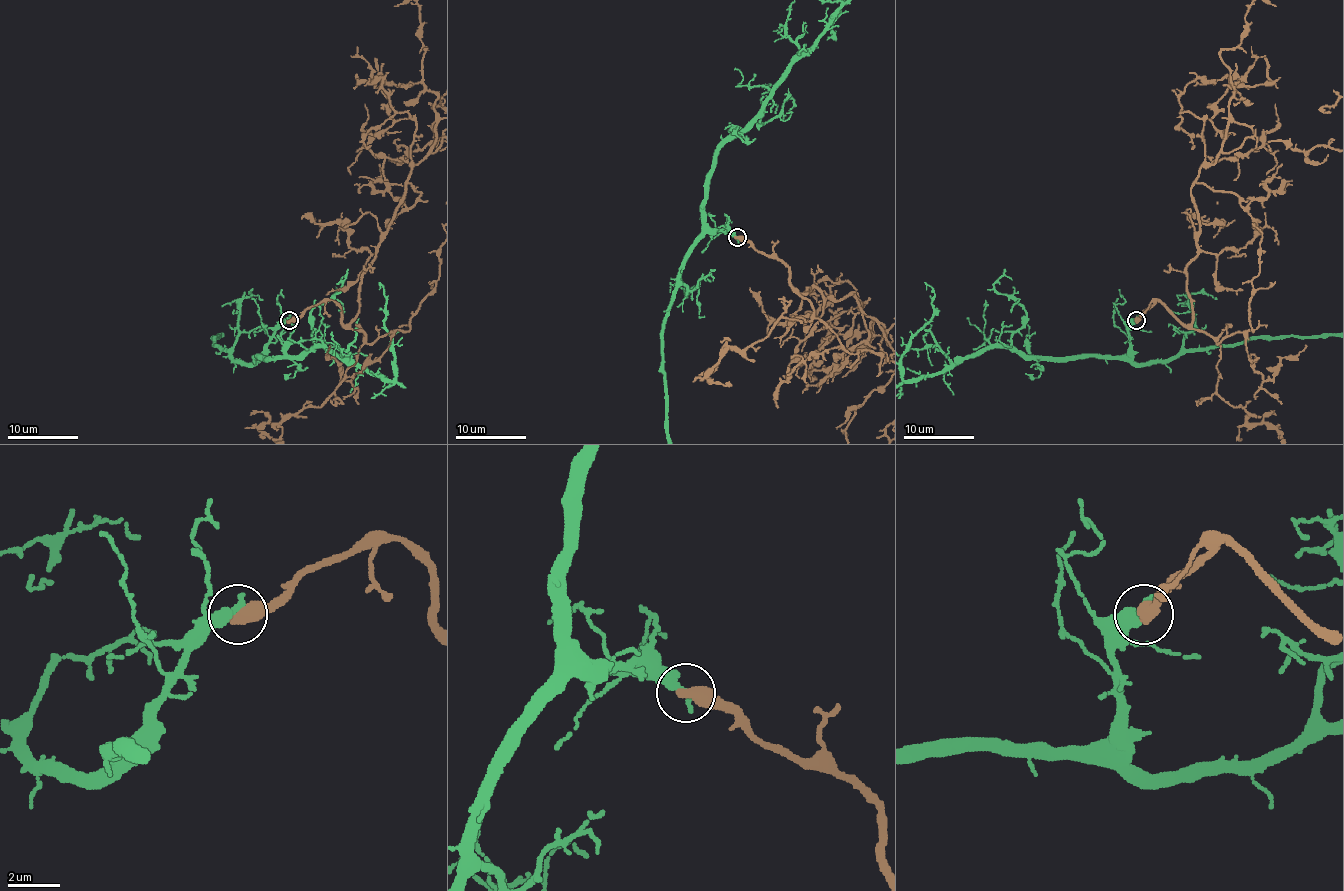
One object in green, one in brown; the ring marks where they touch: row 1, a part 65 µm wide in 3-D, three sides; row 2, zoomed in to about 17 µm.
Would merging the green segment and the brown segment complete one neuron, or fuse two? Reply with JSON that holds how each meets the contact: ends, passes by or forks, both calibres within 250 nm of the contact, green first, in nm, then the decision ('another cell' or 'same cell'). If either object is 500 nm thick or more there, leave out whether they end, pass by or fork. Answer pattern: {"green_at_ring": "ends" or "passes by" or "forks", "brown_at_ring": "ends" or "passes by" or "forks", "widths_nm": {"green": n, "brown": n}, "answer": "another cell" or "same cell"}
{"widths_nm": {"green": 440, "brown": 550}, "answer": "another cell"}

